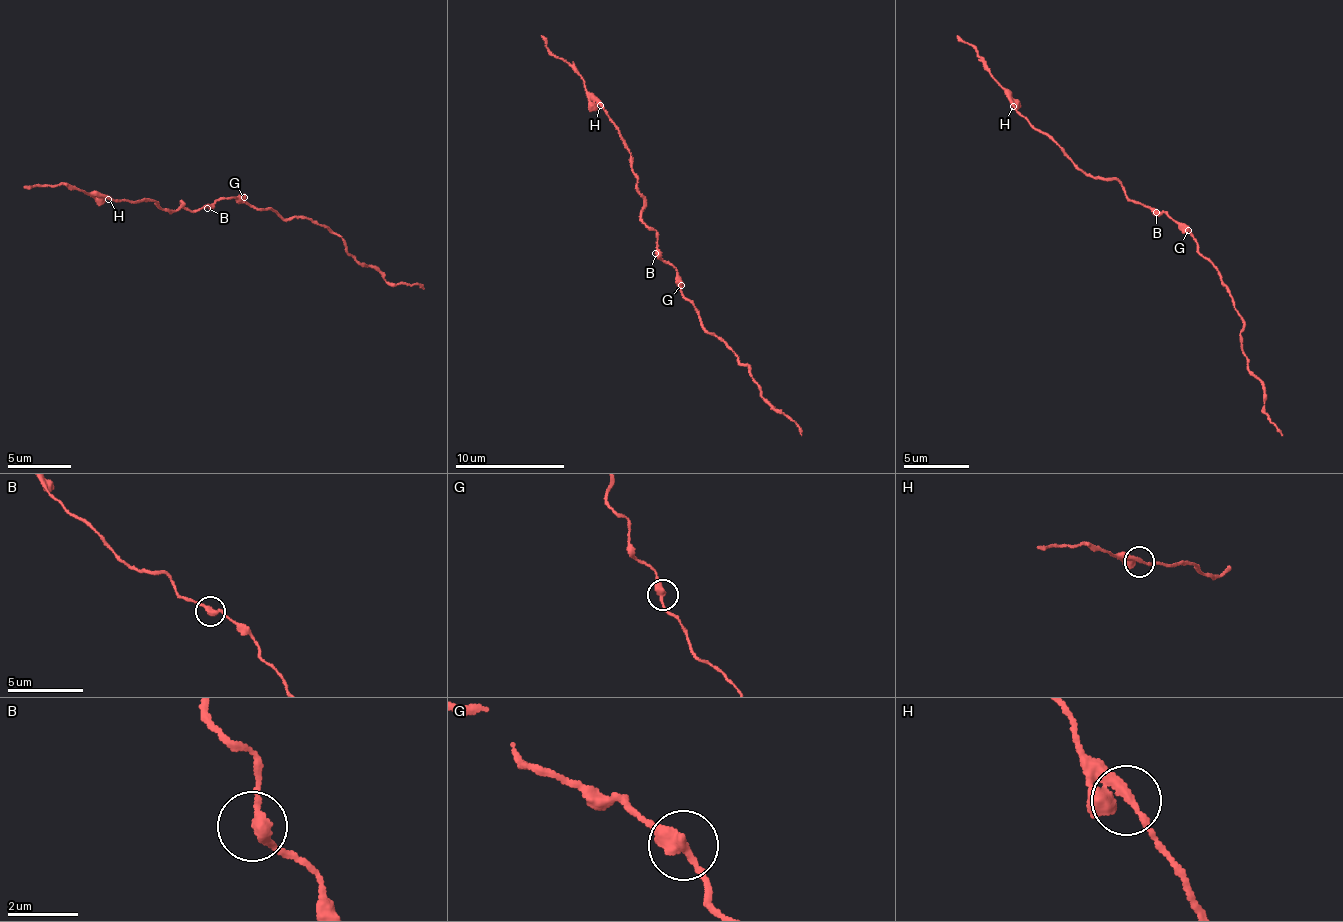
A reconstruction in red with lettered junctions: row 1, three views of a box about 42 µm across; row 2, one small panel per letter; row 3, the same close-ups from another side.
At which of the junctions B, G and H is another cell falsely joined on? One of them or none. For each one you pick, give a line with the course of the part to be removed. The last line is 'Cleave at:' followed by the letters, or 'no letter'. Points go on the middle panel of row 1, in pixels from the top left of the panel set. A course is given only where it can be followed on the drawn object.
Cleave at: no letter

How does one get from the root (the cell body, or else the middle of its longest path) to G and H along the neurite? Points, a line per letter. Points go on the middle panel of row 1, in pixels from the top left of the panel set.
G: (661, 253), (661, 258), (677, 274), (682, 286)
H: (661, 253), (657, 233), (641, 220), (643, 194), (637, 188), (630, 153), (620, 131), (600, 105)

